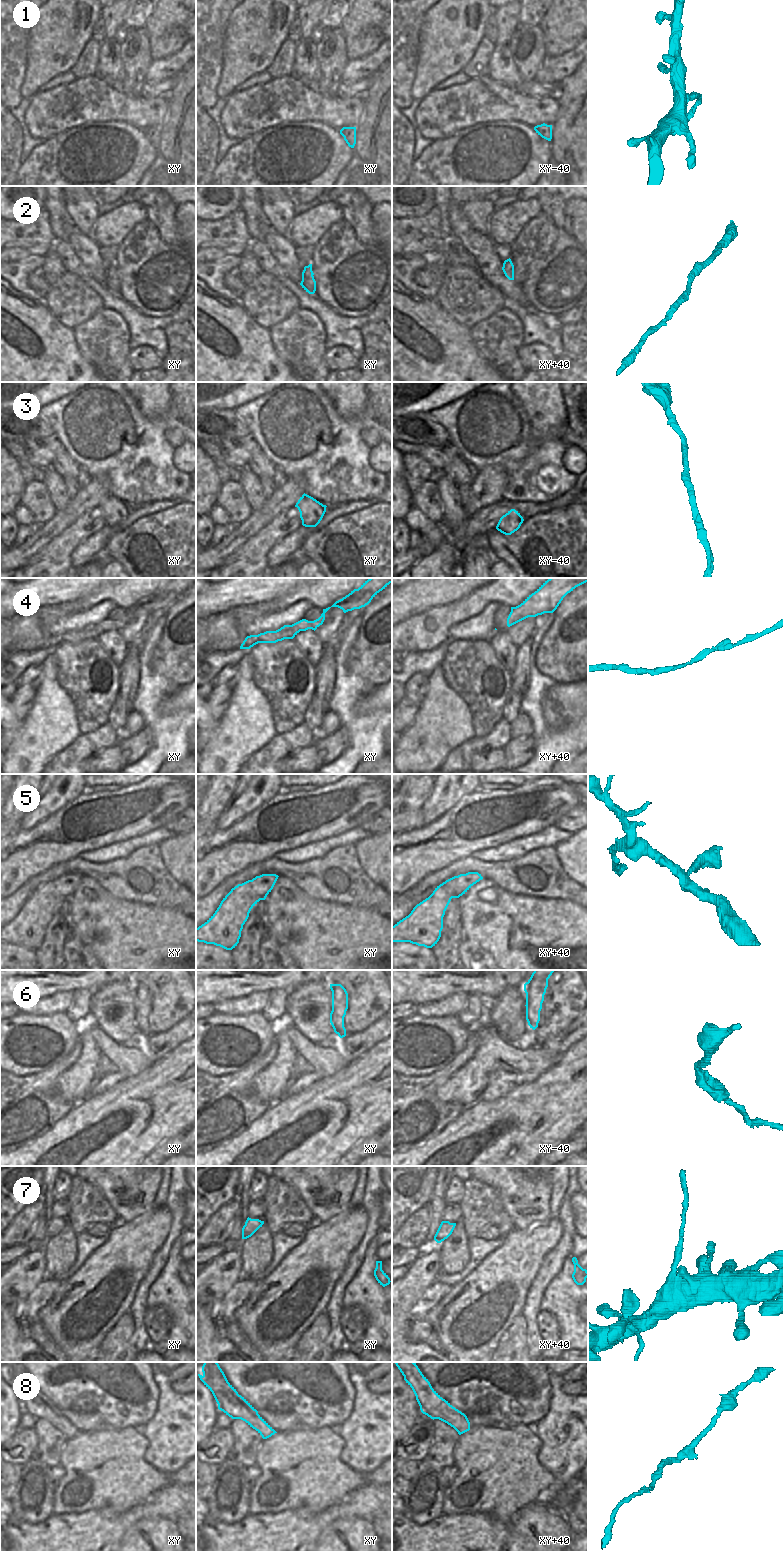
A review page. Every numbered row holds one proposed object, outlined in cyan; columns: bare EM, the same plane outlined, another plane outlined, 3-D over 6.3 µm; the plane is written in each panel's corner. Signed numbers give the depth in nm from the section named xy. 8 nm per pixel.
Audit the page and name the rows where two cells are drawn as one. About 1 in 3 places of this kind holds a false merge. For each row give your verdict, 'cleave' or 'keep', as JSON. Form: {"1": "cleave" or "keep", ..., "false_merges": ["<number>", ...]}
{"1": "cleave", "2": "keep", "3": "keep", "4": "keep", "5": "keep", "6": "keep", "7": "cleave", "8": "keep", "false_merges": ["1", "7"]}

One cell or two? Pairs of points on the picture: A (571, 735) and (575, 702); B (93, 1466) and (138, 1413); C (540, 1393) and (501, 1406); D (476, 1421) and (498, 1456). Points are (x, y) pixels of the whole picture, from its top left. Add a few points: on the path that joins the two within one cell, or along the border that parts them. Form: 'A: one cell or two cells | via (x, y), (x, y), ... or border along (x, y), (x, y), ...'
A: two cells | border along (577, 719), (561, 730), (550, 728)
B: two cells | border along (109, 1427), (133, 1427), (141, 1433)
C: one cell | via (530, 1397), (519, 1397), (516, 1400), (511, 1400)
D: two cells | border along (501, 1426), (475, 1426), (470, 1429)

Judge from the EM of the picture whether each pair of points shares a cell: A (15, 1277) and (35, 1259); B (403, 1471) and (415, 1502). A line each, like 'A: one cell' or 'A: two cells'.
A: one cell
B: two cells

